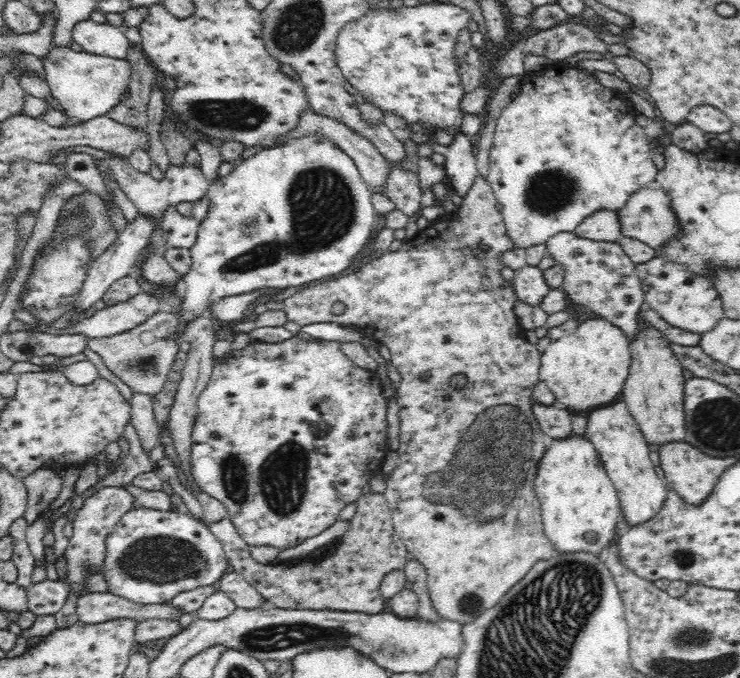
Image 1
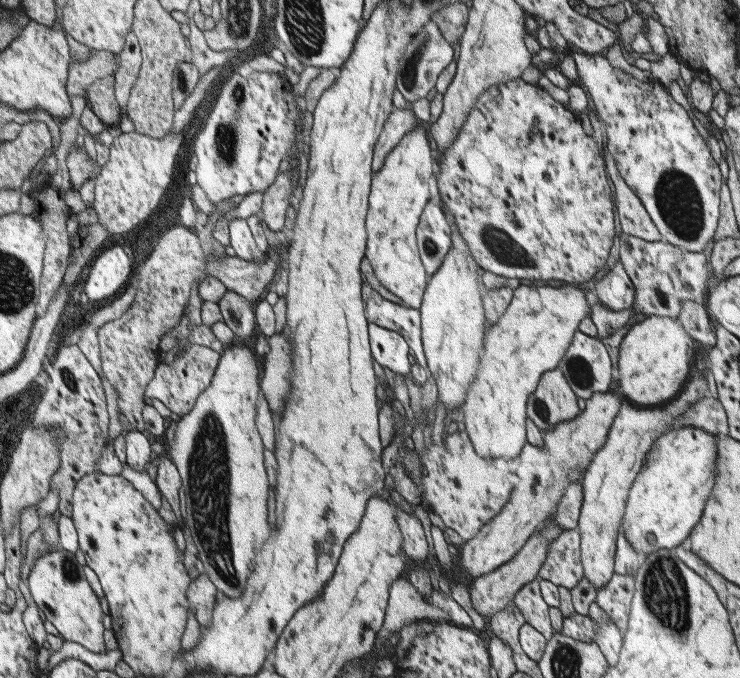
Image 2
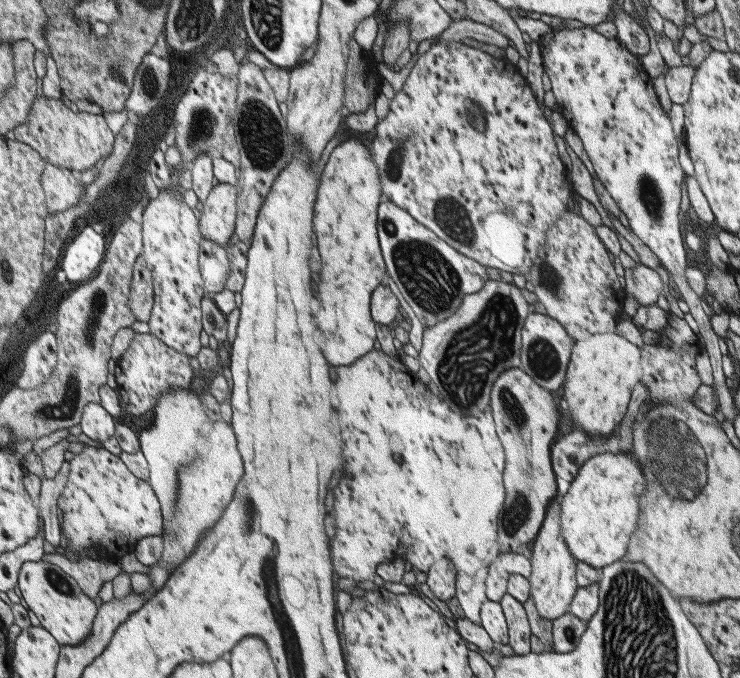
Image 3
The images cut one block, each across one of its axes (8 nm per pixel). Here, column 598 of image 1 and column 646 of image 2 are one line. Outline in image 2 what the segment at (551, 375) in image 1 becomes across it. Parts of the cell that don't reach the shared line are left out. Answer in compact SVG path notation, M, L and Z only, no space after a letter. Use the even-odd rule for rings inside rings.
M647 316L628 329L619 343L618 354L617 390L632 405L656 405L673 398L685 382L693 358L693 339L677 319Z

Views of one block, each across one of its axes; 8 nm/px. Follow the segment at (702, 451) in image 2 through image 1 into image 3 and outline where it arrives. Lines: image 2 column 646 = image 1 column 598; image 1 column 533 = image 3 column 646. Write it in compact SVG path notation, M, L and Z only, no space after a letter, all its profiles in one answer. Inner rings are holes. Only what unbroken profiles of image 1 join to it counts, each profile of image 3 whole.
M630 451L595 454L585 460L569 483L559 503L559 535L569 554L591 568L602 569L615 563L627 549L629 536L636 530L639 504L637 497L647 488L640 465Z

